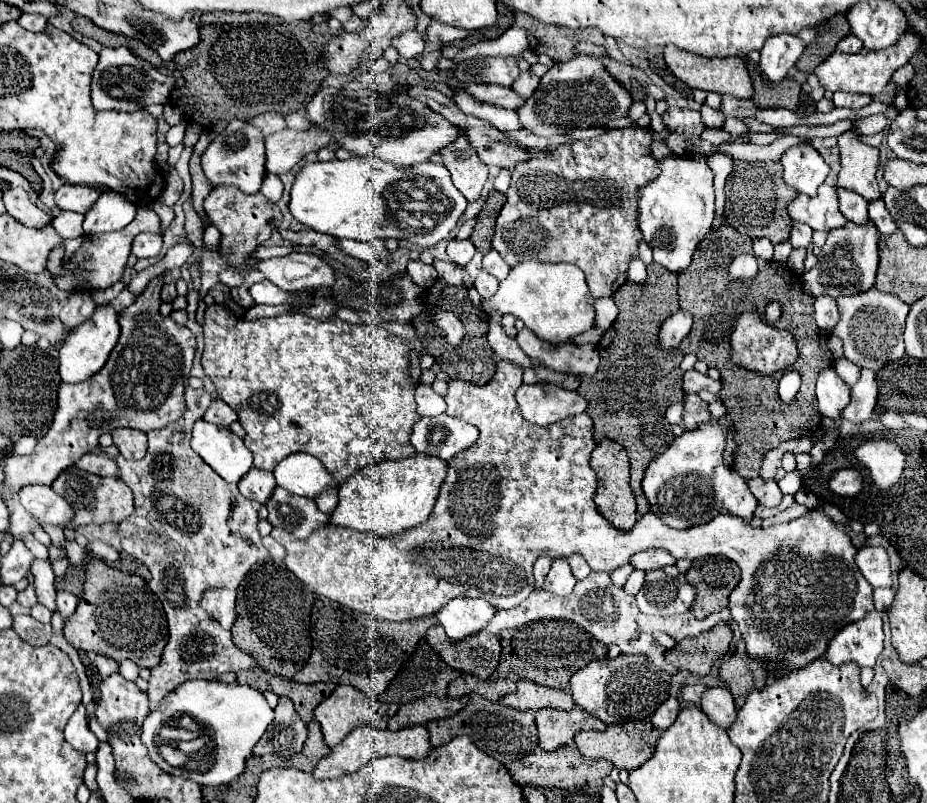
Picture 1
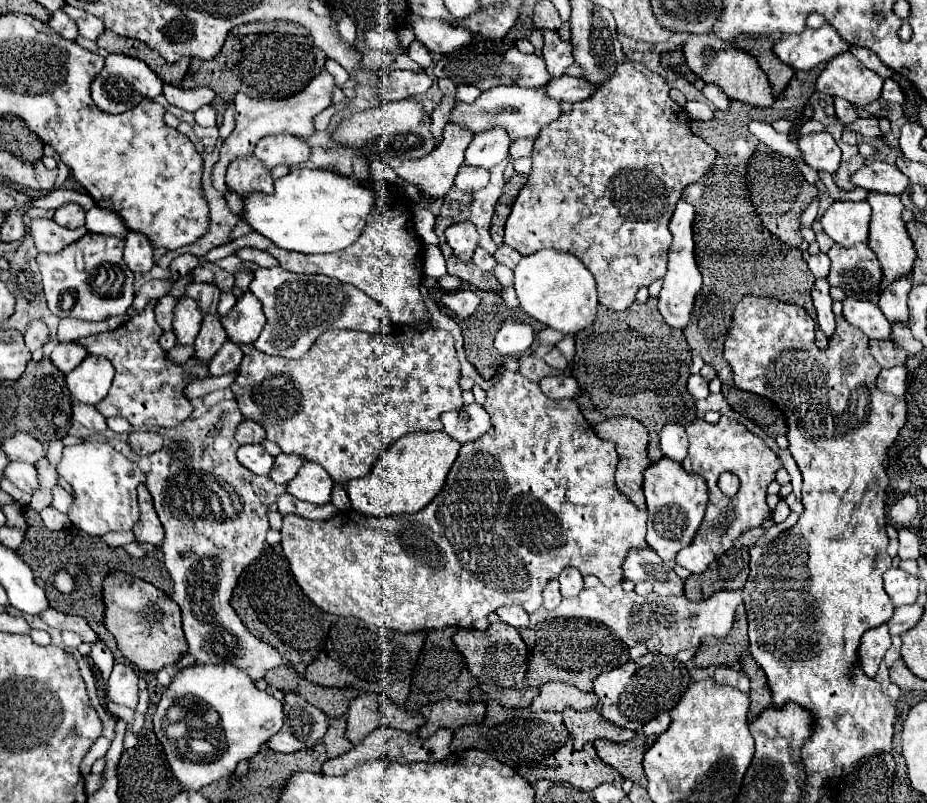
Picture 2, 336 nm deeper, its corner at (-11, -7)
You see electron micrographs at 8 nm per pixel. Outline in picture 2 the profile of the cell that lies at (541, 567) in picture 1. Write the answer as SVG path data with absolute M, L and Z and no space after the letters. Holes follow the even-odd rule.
M553 578L553 580L545 586L545 590L543 590L543 606L545 606L545 608L555 608L561 600L563 600L563 596L561 596L561 592L559 592L559 582Z

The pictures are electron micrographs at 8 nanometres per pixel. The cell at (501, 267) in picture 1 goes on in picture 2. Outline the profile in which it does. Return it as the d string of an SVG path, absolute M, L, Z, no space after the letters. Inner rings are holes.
M503 244L501 248L497 248L497 252L495 252L495 260L497 260L499 264L505 264L505 266L511 268L511 270L515 270L515 266L519 264L521 258L523 258L523 256L521 256L517 250L509 248L507 244Z

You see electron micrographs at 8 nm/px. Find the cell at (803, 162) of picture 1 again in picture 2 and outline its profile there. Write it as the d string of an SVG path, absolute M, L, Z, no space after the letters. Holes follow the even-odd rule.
M813 132L799 140L801 158L817 172L837 172L841 162L841 148L829 132Z

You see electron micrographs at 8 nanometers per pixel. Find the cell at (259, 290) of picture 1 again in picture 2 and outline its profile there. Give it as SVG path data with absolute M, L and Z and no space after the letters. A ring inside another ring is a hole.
M257 268L249 290L263 302L267 324L255 340L255 348L271 356L299 358L311 348L315 338L331 328L365 330L369 334L385 324L385 308L353 284L333 280L321 274L295 274L283 268Z

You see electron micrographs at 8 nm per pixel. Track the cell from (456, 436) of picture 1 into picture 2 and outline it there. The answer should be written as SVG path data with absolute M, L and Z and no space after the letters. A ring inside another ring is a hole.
M465 404L441 414L443 430L459 444L481 438L489 430L489 416L481 404Z

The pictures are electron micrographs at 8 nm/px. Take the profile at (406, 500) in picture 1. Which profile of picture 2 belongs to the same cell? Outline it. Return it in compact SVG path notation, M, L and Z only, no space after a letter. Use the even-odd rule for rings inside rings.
M417 432L399 438L393 446L389 446L389 450L379 458L379 462L367 476L343 484L349 494L353 510L365 516L379 516L379 518L419 512L443 488L459 448L461 444L449 438L445 432L431 432L431 434Z

